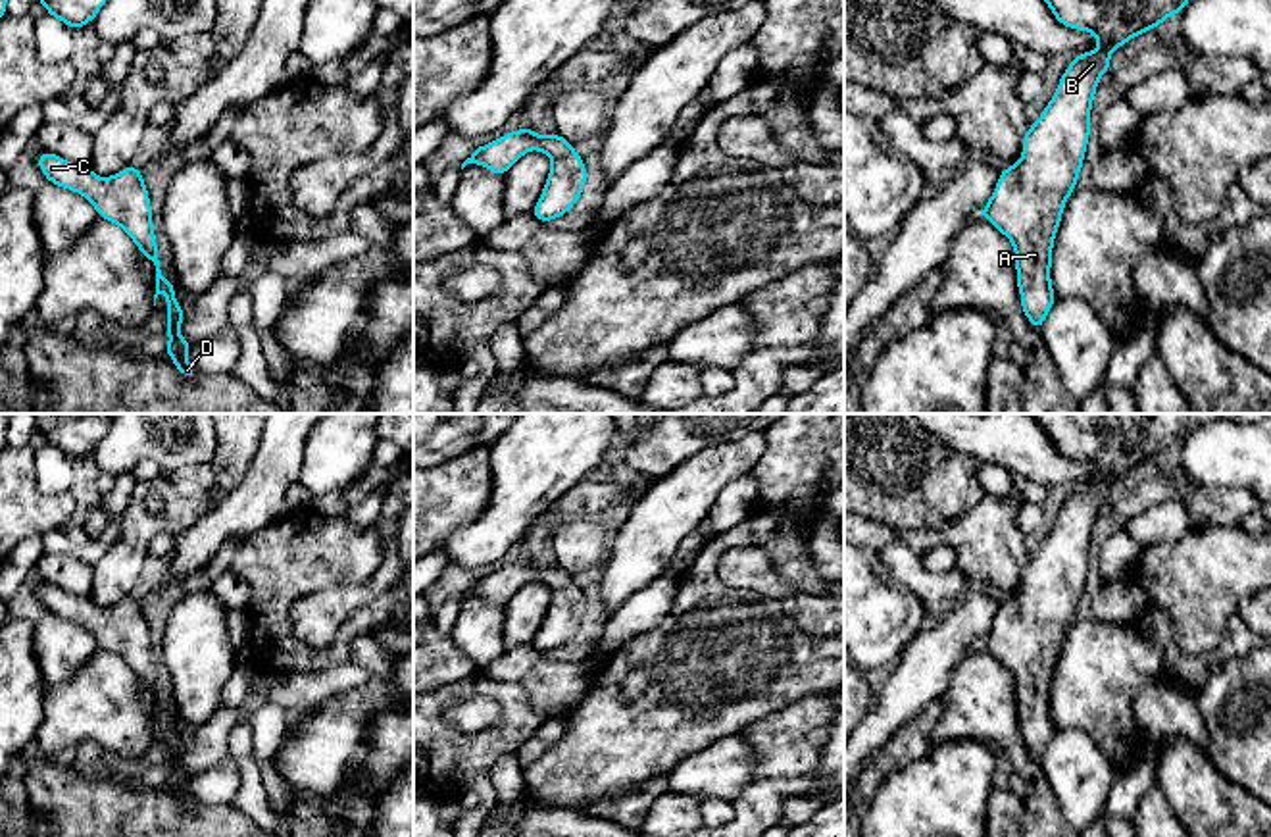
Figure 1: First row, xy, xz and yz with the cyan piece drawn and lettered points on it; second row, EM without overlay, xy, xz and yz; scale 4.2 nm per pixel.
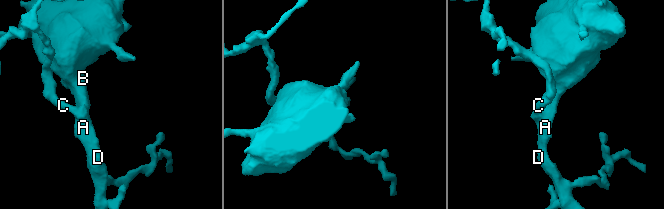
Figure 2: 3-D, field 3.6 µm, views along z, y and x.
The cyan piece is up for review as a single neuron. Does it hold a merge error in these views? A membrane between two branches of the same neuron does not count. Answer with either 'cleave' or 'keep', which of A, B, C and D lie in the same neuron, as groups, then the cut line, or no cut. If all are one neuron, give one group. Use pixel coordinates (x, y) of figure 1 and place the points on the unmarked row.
keep | A B C D | no cut

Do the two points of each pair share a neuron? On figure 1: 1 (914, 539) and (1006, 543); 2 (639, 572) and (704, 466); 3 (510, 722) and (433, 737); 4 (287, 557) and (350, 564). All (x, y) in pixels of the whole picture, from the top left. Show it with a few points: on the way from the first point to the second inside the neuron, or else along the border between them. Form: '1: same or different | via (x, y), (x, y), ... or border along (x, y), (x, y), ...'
1: same | via (937, 537), (983, 537)
2: same | via (645, 545), (656, 524), (687, 493)
3: same | via (491, 741), (452, 743)
4: same | via (302, 557), (335, 557)

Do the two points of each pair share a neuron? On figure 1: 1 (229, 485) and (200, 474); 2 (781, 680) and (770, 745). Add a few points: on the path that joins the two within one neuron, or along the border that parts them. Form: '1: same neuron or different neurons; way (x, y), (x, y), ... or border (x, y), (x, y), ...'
1: different neurons; border (210, 466), (214, 474), (212, 487)
2: different neurons; border (818, 693), (806, 693), (756, 718), (739, 734)

